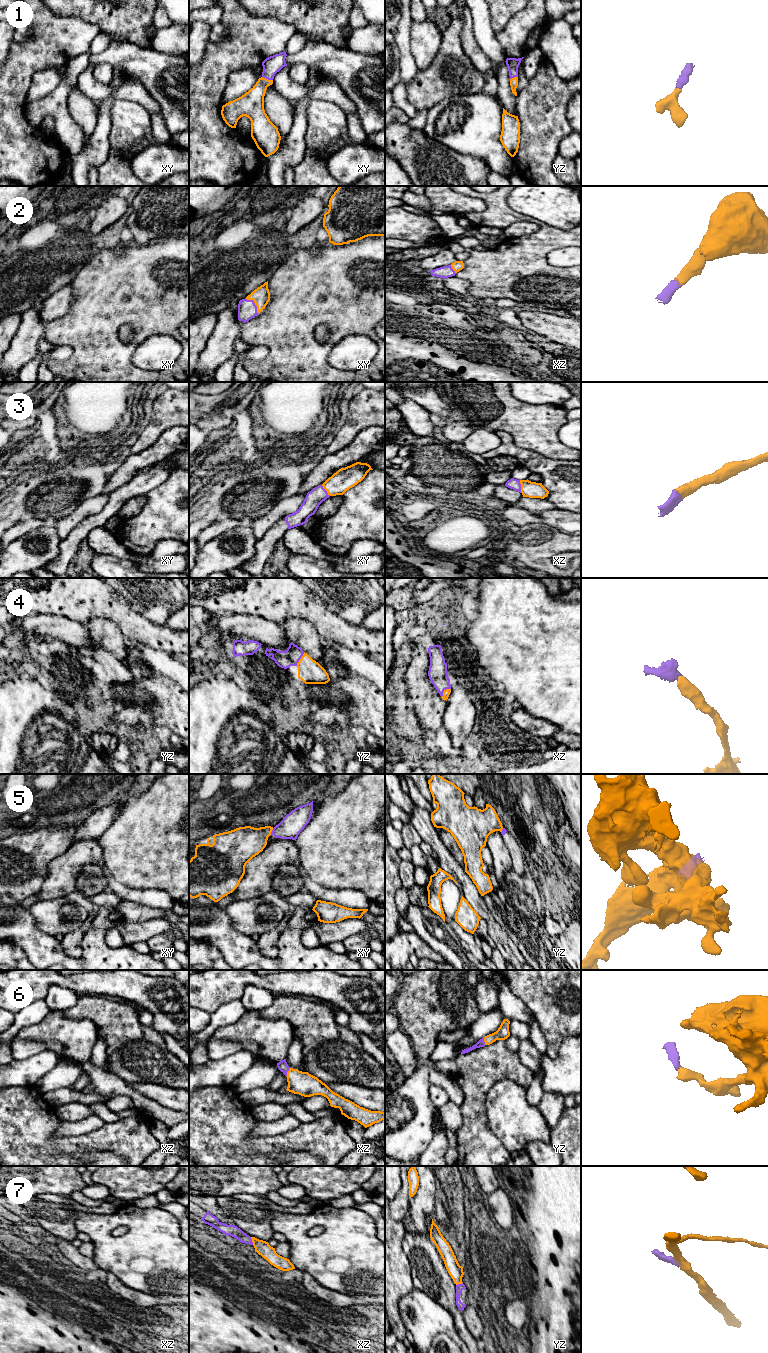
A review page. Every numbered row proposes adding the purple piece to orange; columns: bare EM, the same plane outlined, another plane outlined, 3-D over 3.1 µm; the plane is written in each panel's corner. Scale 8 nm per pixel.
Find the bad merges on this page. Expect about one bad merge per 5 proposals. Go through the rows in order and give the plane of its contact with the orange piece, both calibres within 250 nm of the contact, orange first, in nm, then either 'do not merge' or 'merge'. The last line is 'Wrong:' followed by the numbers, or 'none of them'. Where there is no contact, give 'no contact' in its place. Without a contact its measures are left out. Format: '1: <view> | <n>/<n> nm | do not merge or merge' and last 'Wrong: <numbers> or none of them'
1: xy | 200/140 nm | merge
2: xy | 140/150 nm | merge
3: xz | 130/90 nm | merge
4: yz | 190/140 nm | merge
5: xy | 260/180 nm | do not merge
6: xz | 190/80 nm | merge
7: xz | 120/90 nm | do not merge
Wrong: 5, 7

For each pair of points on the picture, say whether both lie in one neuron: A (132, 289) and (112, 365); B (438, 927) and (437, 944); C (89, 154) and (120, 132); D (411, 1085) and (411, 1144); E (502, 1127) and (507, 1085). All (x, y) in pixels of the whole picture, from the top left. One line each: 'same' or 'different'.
A: same
B: same
C: different
D: same
E: same

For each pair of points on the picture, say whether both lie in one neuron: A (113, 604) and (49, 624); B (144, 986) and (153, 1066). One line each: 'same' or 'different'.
A: different
B: different

